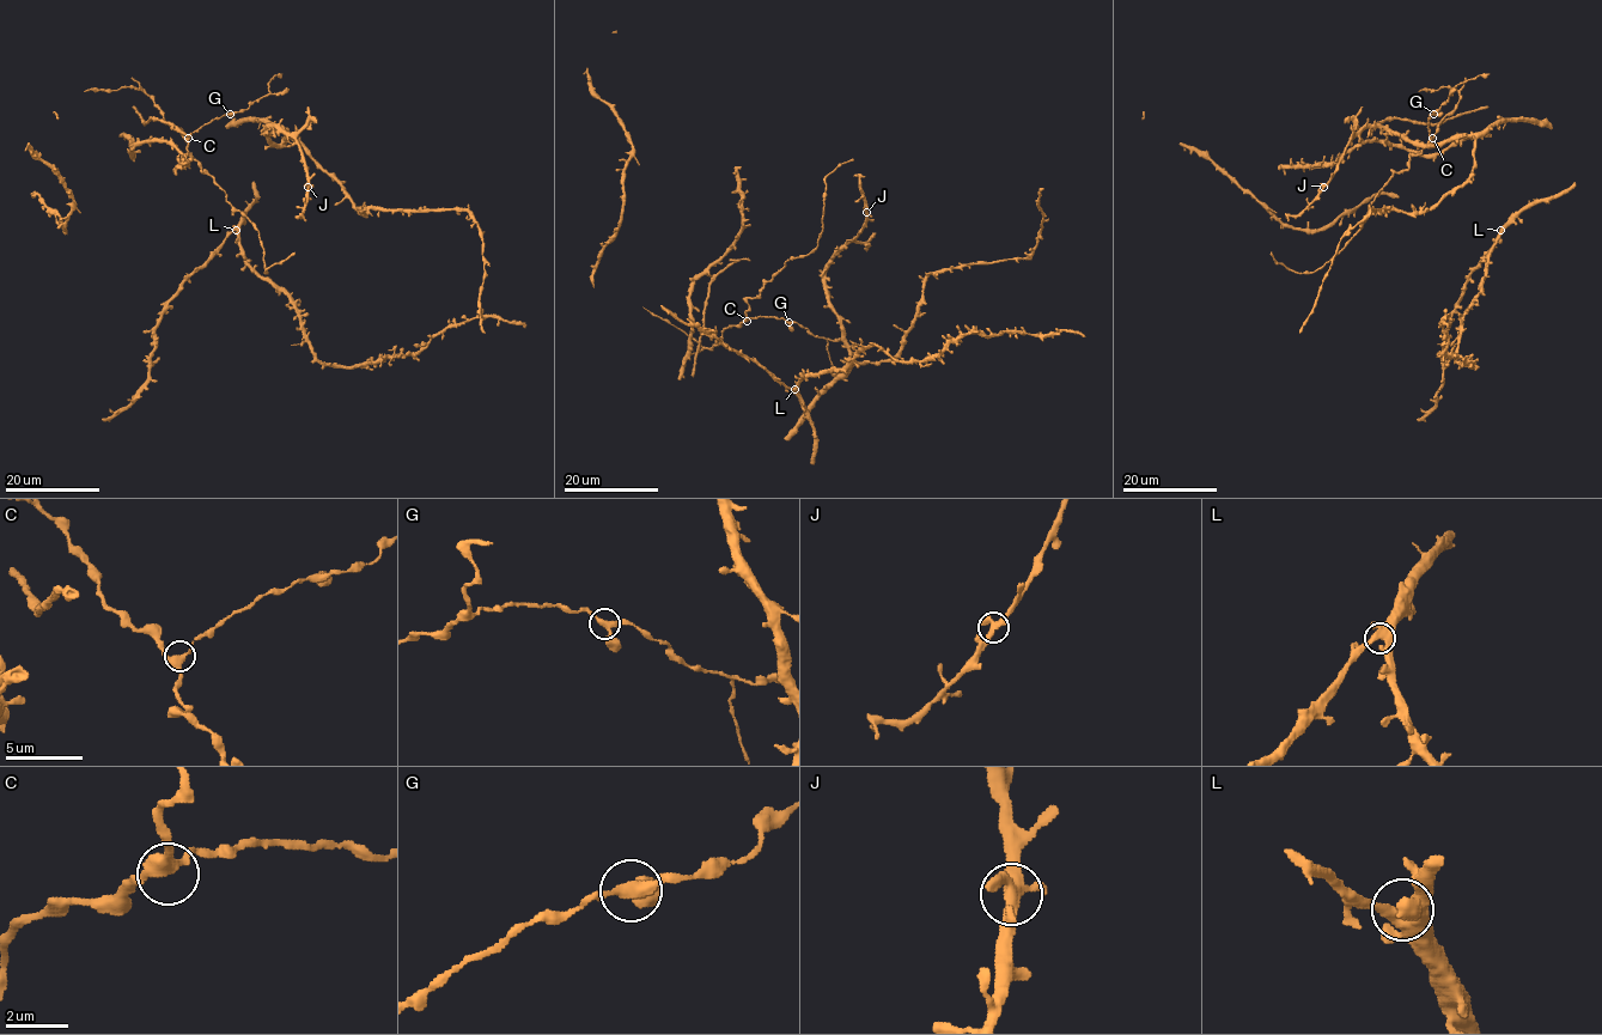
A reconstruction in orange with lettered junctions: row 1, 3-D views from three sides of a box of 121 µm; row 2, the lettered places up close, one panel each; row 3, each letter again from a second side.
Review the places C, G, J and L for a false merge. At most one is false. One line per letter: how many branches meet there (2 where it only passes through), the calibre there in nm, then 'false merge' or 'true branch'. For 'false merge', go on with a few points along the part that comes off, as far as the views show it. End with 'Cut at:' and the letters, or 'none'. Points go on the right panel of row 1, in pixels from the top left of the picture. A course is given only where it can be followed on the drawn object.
C: 3 branches meet; 380 nm thick; true branch
G: 3 branches meet; 320 nm thick; true branch
J: 4 branches meet; 360 nm thick; true branch
L: 4 branches meet; 460 nm thick; true branch
Cut at: none

